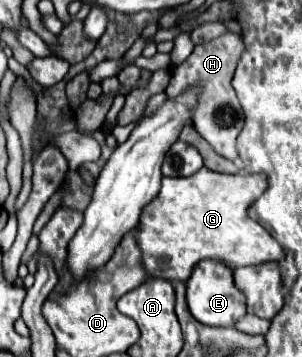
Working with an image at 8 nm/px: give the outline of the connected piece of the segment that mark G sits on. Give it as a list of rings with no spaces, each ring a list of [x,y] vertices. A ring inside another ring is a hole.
[[[206,167],[190,177],[164,177],[160,193],[144,207],[136,233],[148,275],[186,281],[202,259],[222,259],[232,269],[282,261],[282,245],[260,223],[248,217],[248,209],[266,187],[264,173],[226,175]]]

